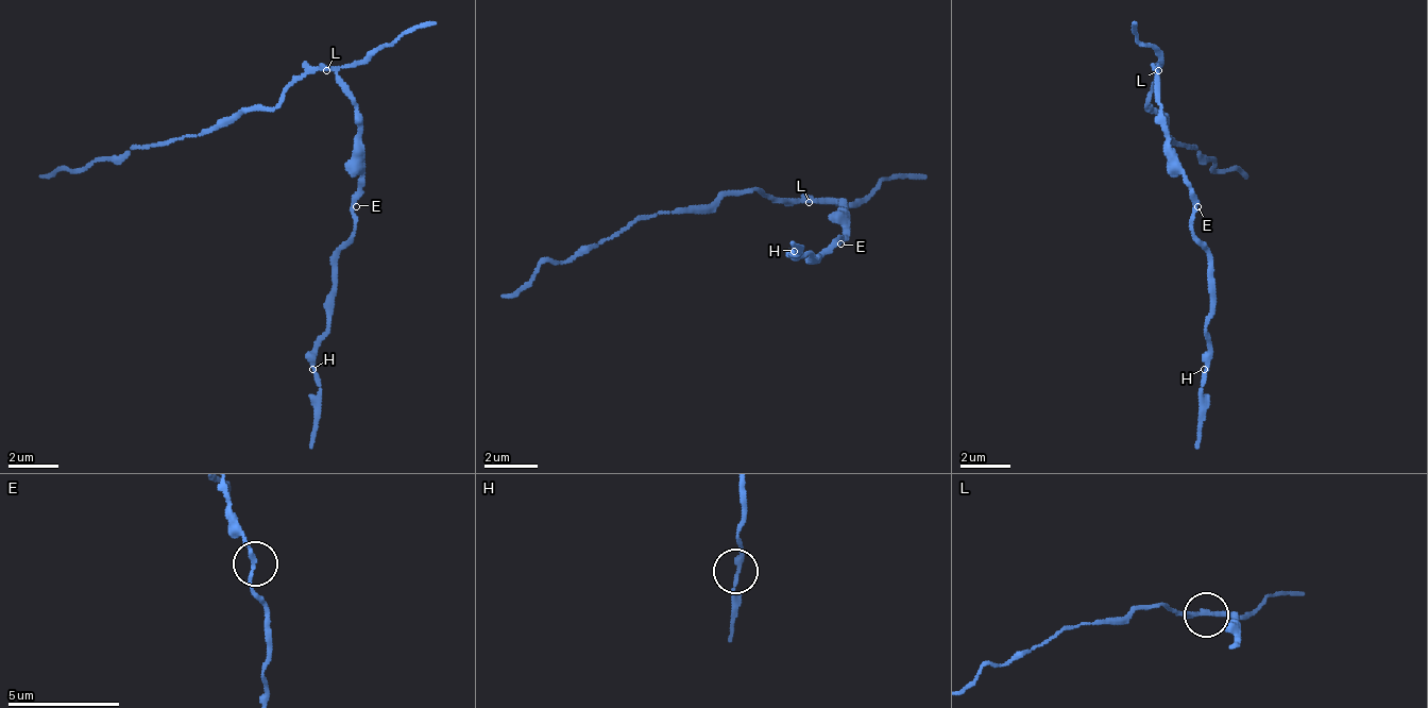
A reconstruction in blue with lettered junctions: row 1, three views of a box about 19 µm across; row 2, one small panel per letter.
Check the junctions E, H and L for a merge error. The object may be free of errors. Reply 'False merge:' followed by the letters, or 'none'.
False merge: L

